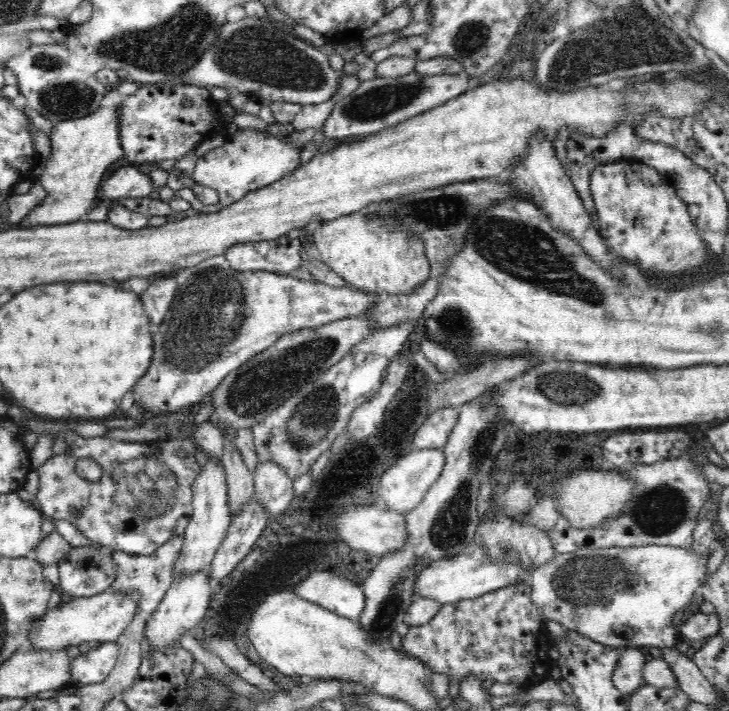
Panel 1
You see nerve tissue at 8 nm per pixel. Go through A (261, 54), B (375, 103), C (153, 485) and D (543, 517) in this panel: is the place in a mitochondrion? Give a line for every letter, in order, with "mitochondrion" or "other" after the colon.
A: mitochondrion
B: mitochondrion
C: mitochondrion
D: other

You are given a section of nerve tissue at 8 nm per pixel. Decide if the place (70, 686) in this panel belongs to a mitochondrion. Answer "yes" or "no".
no

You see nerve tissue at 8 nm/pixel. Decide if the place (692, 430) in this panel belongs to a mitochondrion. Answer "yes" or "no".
no

